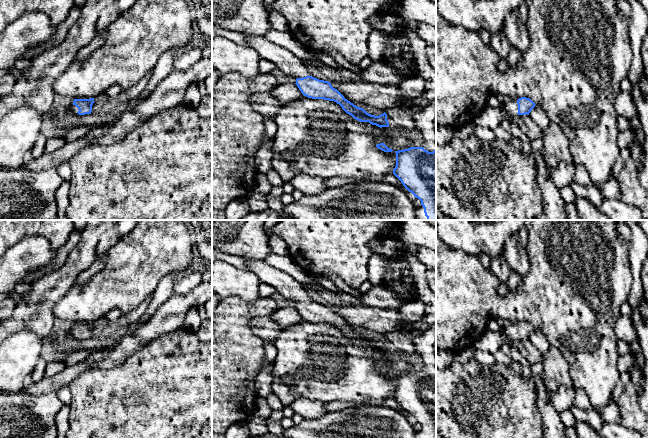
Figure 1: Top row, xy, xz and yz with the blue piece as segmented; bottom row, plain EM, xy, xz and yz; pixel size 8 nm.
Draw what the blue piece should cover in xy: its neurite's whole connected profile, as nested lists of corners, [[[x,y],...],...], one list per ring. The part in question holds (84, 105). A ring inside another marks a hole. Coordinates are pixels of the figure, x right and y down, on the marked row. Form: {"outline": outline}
{"outline": [[[94,98],[74,99],[71,106],[71,111],[73,113],[78,113],[79,115],[91,114],[93,103]]]}

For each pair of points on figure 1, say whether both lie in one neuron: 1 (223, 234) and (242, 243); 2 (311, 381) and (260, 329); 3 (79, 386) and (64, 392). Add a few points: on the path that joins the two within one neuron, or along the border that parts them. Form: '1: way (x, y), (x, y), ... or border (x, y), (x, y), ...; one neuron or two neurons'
1: way (228, 234), (233, 234), (237, 238); one neuron
2: border (283, 327), (273, 342); two neurons
3: border (68, 387), (70, 391), (69, 405); two neurons

